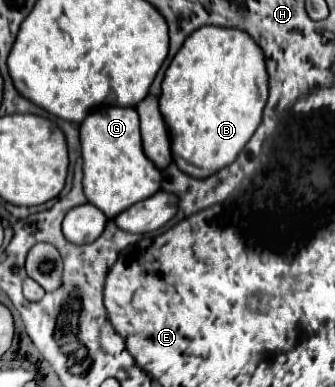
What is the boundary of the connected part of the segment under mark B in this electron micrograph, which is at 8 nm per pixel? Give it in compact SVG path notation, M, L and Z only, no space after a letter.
M204 26L192 32L170 62L160 94L174 164L192 178L208 178L230 166L262 120L268 76L262 52L246 32Z

